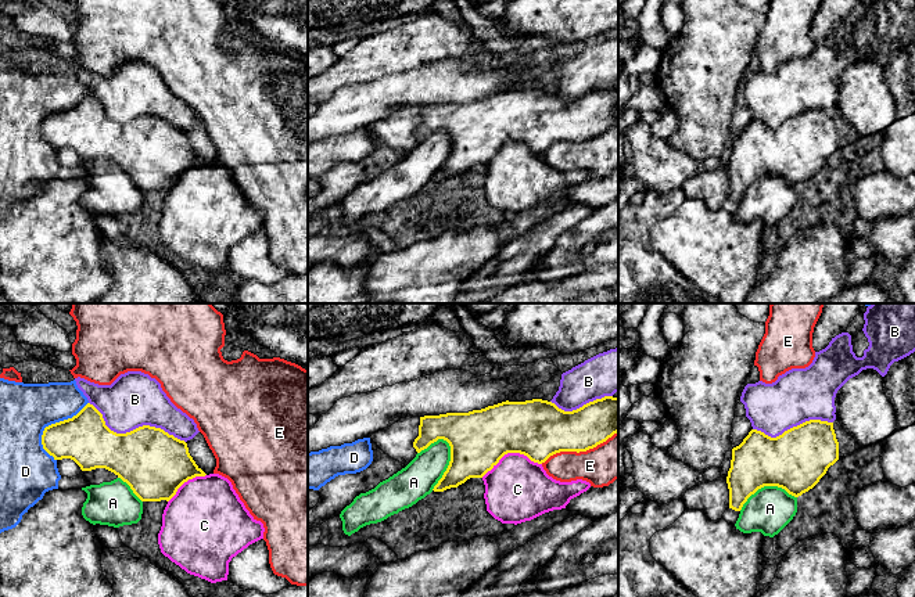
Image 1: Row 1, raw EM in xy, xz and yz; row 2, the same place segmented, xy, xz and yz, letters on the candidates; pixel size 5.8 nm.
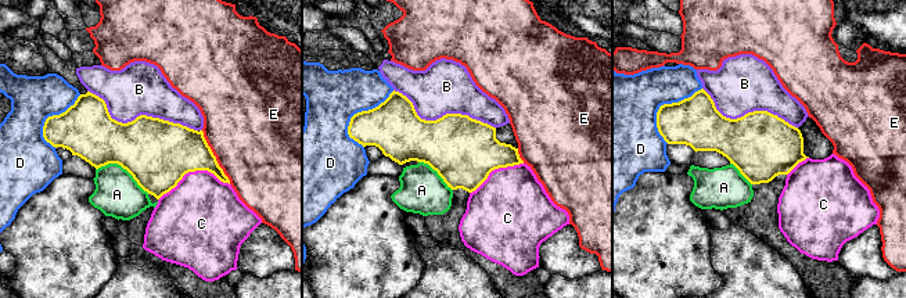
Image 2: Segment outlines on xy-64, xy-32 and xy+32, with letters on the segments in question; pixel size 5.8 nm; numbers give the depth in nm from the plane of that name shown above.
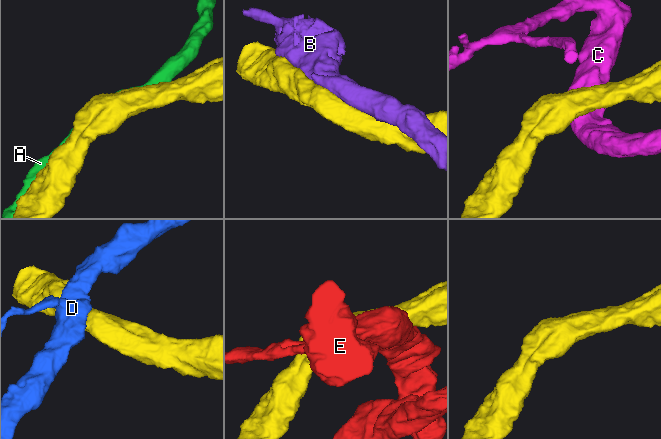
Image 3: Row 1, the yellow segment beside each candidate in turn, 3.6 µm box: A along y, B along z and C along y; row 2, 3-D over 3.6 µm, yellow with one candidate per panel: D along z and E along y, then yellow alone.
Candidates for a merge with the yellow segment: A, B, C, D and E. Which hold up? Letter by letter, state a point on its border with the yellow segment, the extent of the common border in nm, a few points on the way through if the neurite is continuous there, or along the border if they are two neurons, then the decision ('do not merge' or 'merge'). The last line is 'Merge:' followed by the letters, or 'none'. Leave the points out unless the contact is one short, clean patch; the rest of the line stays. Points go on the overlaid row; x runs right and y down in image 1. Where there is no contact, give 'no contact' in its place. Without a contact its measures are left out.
A: meets yellow in xz at (449, 464); contact 320 nm long; merge
B: meets yellow in xy at (135, 430); contact 600 nm long; do not merge
C: meets yellow in xz at (510, 452); contact 360 nm long; do not merge
D: meets yellow in xy at (51, 424); contact 400 nm long; do not merge
E: meets yellow in xz at (578, 452); contact 480 nm long; do not merge
Merge: A

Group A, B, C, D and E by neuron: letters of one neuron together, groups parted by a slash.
A / B / C / D / E

